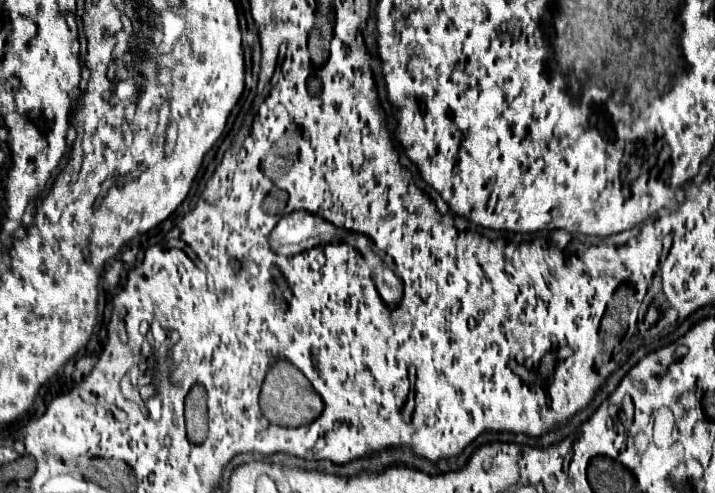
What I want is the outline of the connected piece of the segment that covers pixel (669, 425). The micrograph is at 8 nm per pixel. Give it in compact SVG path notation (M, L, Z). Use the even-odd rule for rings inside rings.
M667 408L659 409L655 414L653 439L662 436L662 433L672 433L675 426L675 418L672 411Z

